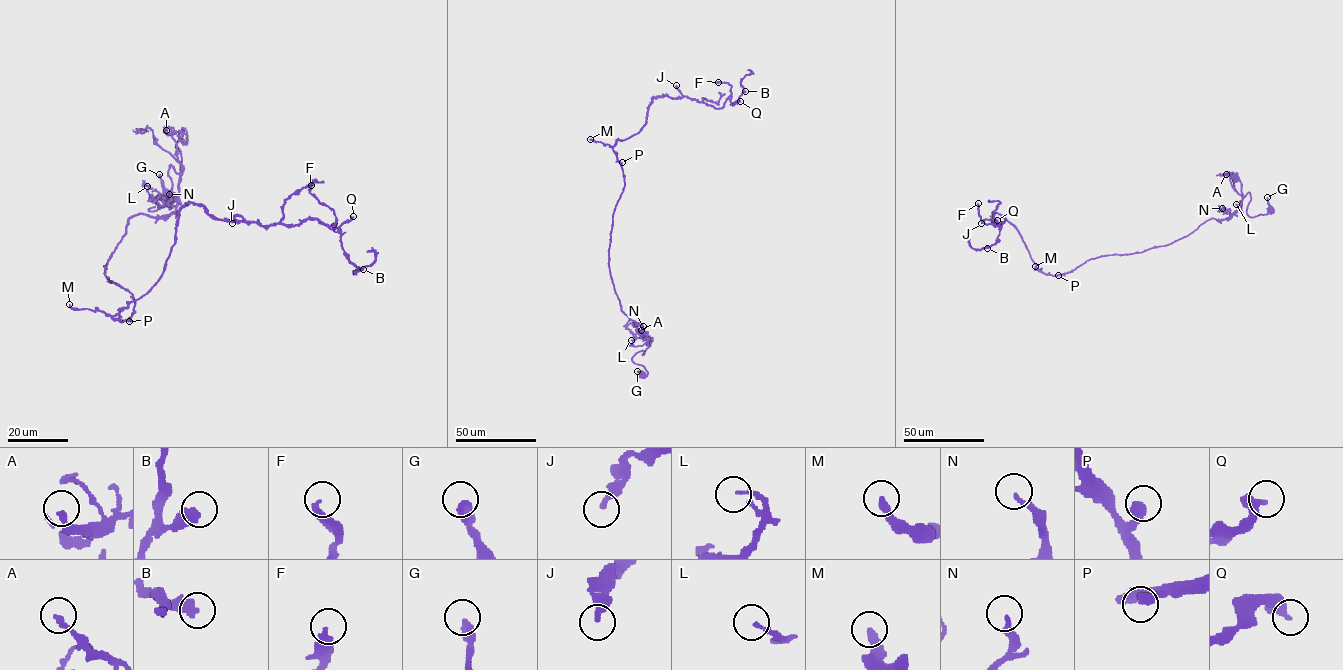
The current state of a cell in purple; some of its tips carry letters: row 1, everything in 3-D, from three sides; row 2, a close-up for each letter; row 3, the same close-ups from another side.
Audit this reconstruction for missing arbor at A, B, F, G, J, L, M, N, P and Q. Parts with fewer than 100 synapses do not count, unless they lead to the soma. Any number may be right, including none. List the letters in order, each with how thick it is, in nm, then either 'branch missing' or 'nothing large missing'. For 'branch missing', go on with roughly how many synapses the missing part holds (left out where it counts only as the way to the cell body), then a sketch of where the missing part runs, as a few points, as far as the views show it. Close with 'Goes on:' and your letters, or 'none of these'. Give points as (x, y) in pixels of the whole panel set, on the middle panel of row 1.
A: calibre 240 nm; nothing large missing
B: calibre 500 nm; nothing large missing
F: calibre 400 nm; nothing large missing
G: calibre 400 nm; nothing large missing
J: calibre 280 nm; nothing large missing
L: calibre 120 nm; nothing large missing
M: calibre 360 nm; nothing large missing
N: calibre 200 nm; nothing large missing
P: calibre 380 nm; nothing large missing
Q: calibre 440 nm; nothing large missing
Goes on: none of these

